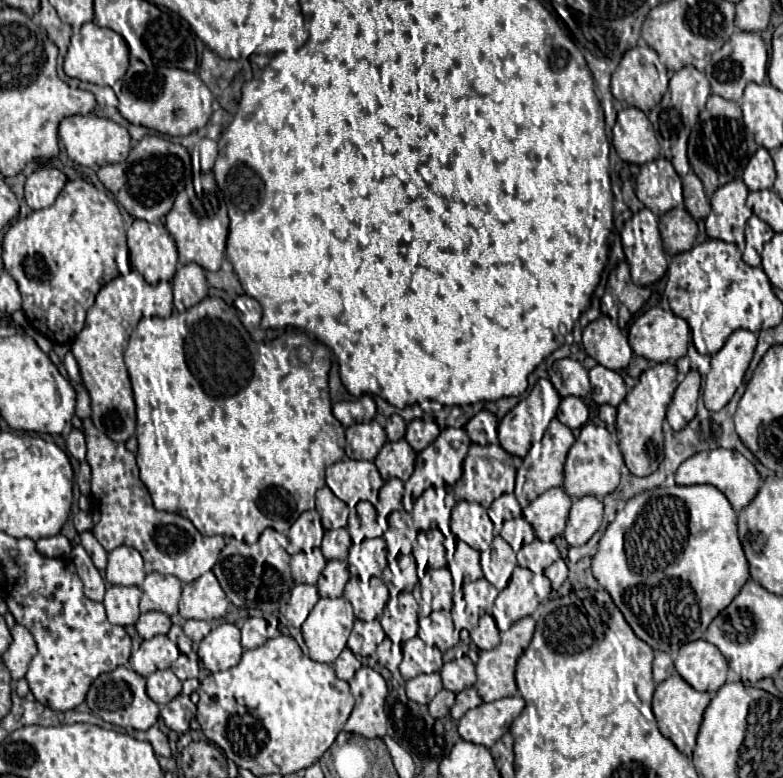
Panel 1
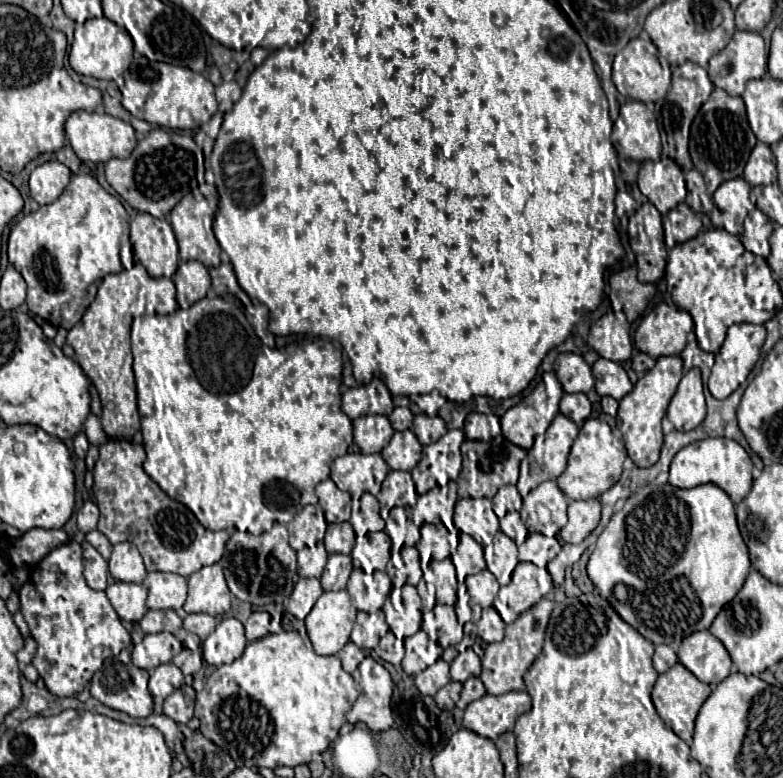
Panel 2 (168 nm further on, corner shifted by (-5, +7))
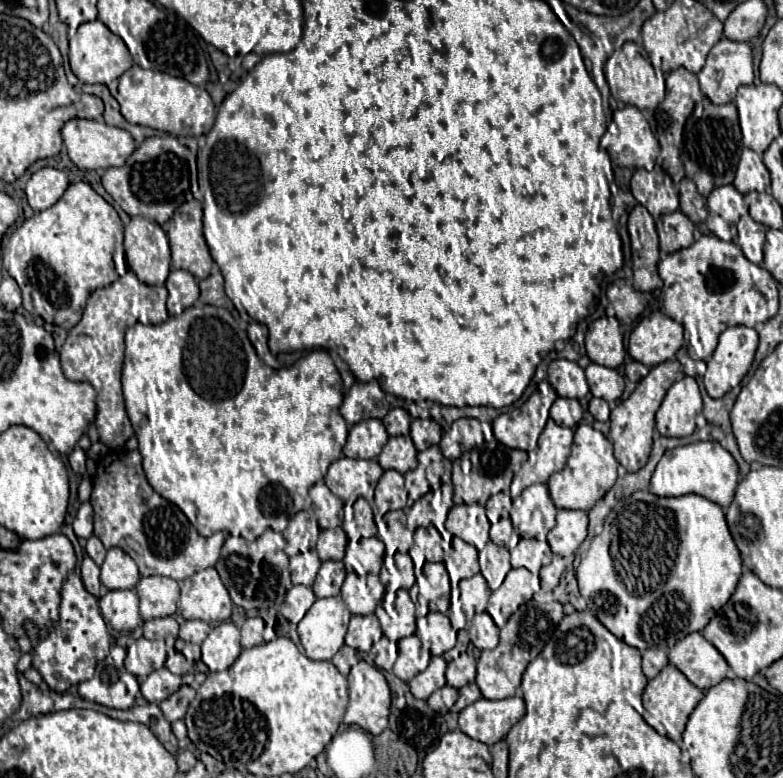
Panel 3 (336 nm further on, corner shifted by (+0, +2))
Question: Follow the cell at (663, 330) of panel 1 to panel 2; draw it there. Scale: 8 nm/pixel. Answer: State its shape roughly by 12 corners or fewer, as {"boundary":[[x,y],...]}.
{"boundary":[[660,303],[634,345],[654,359],[680,355],[694,321]]}

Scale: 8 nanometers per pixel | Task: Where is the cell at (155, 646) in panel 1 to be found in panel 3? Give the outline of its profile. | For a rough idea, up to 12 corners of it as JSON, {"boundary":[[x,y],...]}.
{"boundary":[[139,638],[125,668],[139,680],[165,666],[165,642]]}

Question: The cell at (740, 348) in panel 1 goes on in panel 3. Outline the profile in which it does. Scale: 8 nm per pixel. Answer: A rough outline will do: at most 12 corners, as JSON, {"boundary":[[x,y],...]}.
{"boundary":[[755,328],[721,332],[707,362],[705,390],[721,398],[753,364]]}

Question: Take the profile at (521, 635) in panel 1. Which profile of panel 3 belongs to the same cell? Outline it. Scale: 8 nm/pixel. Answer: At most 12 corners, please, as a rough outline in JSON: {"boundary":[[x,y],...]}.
{"boundary":[[525,602],[477,660],[487,700],[515,696],[521,674],[563,618]]}

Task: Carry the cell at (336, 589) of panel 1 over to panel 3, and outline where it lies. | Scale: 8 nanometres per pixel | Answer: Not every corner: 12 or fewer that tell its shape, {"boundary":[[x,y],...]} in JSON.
{"boundary":[[321,564],[313,592],[317,598],[339,596],[345,566]]}

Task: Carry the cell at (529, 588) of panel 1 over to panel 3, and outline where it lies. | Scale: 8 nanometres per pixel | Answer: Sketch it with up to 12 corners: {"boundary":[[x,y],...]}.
{"boundary":[[511,568],[491,592],[487,612],[499,628],[540,586],[525,568]]}

